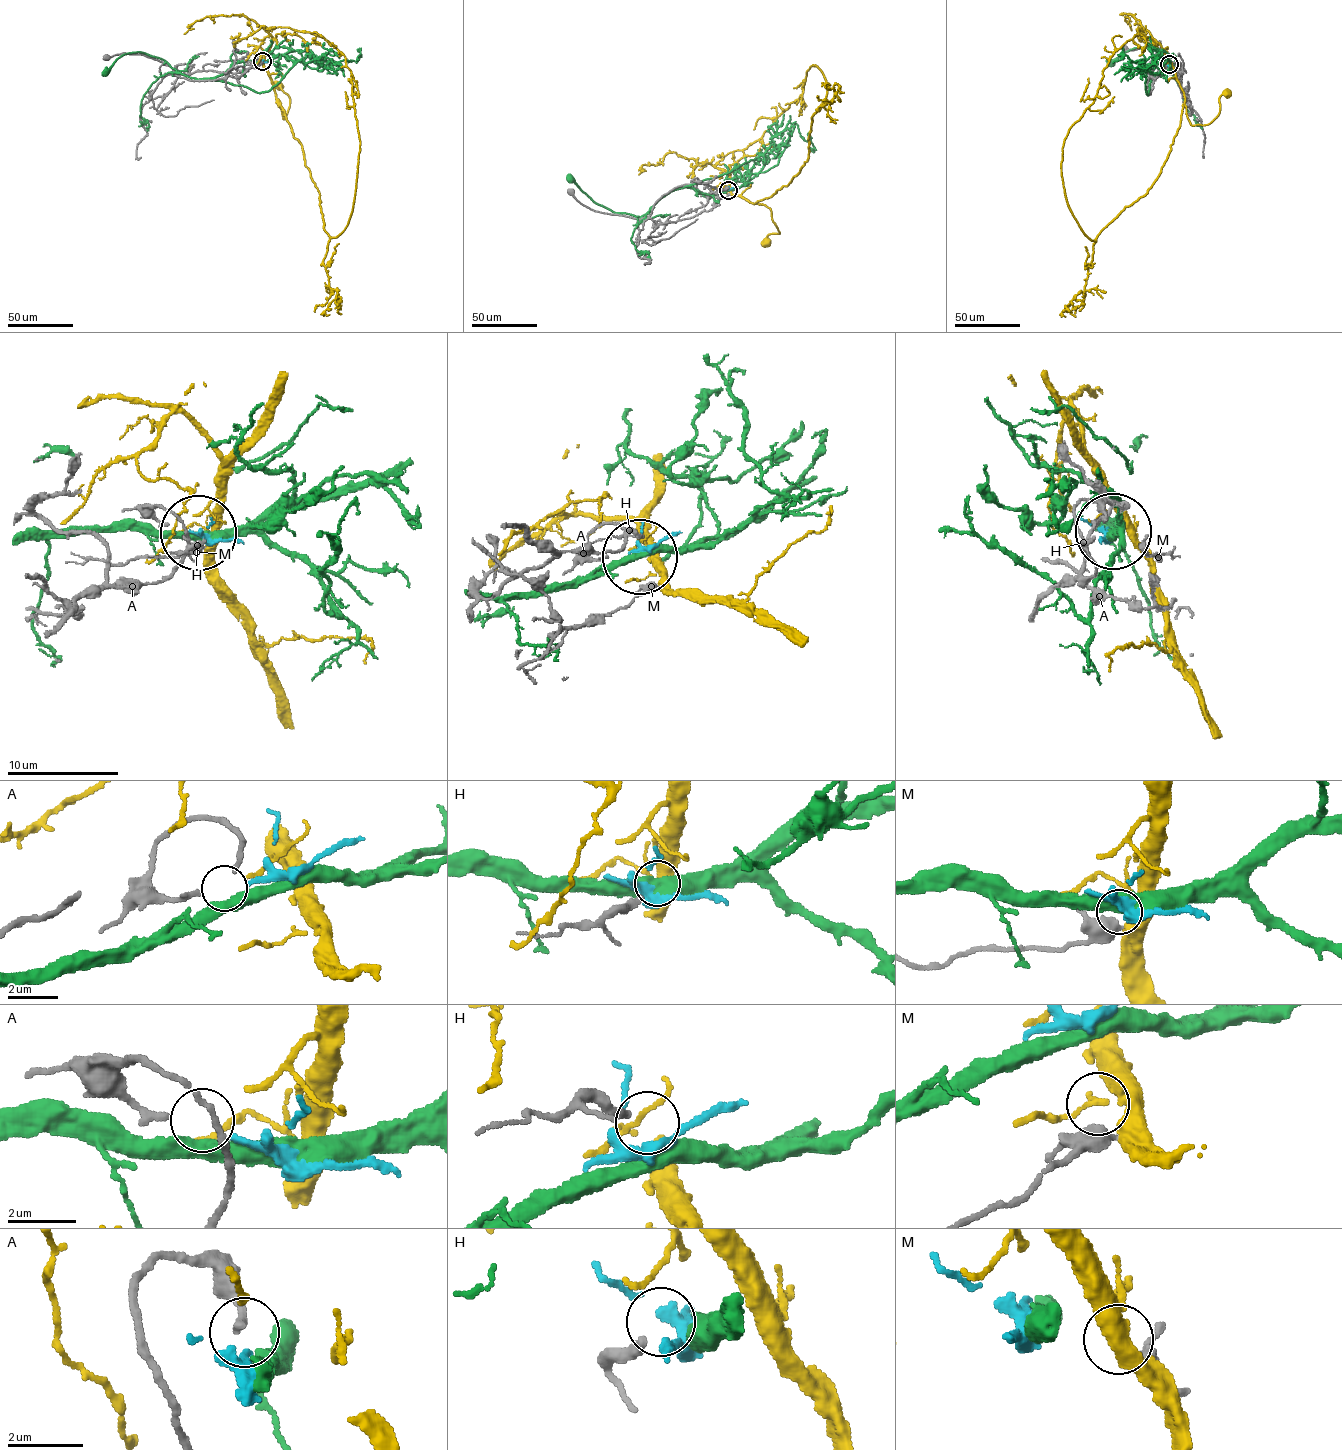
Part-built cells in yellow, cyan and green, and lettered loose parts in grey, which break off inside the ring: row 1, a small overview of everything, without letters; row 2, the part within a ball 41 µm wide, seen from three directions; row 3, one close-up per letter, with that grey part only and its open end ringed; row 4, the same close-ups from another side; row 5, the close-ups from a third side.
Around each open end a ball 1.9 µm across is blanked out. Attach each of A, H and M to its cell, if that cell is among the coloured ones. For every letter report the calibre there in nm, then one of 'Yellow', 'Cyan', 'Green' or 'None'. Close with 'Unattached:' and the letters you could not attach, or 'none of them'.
A: Thickness 240 nm. Cyan
H: Thickness 280 nm. None
M: Thickness 480 nm. None
Unattached: H, M

